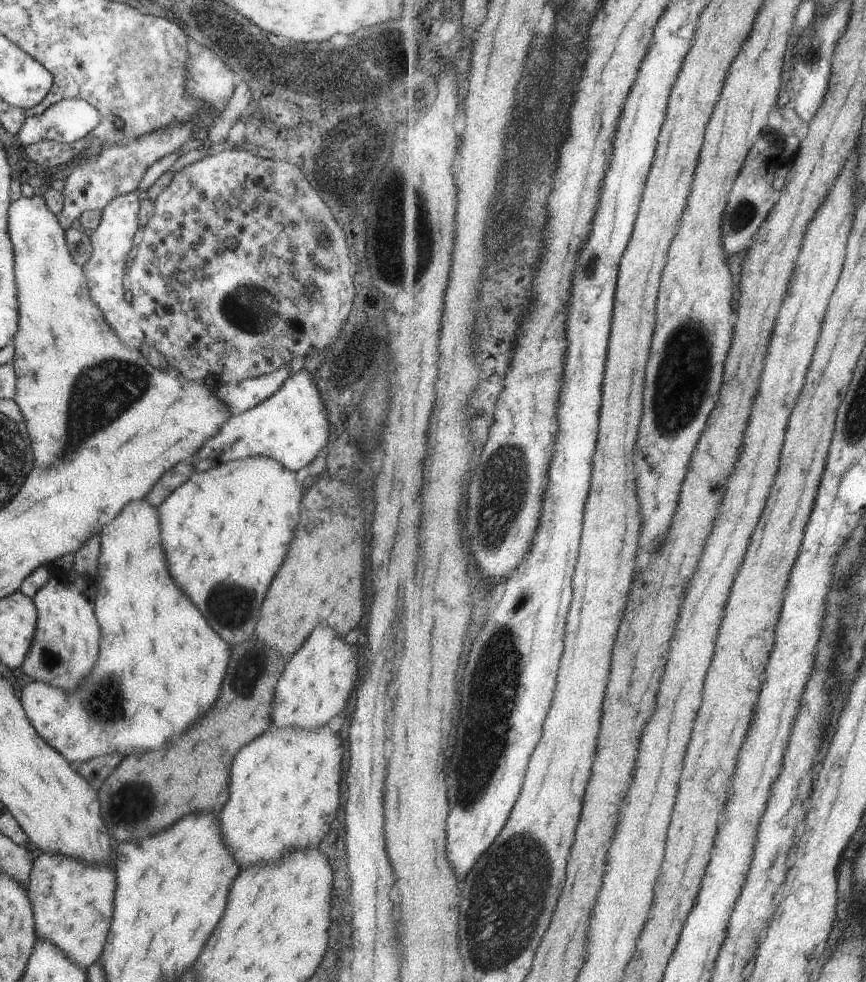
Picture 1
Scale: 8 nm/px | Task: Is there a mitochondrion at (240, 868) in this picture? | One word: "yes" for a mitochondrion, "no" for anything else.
no

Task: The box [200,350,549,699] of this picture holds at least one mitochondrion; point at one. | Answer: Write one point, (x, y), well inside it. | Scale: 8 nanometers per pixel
(507, 474)

